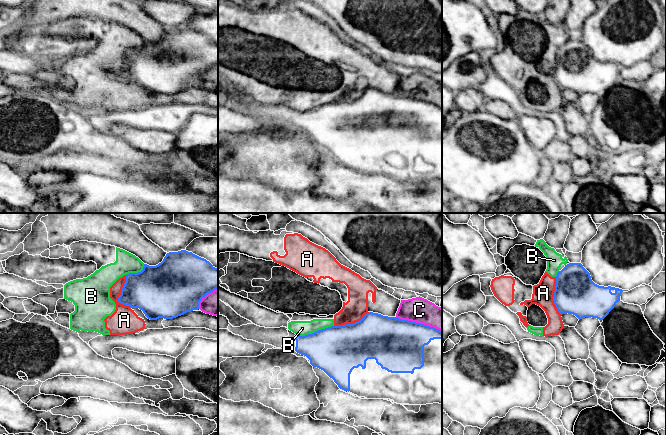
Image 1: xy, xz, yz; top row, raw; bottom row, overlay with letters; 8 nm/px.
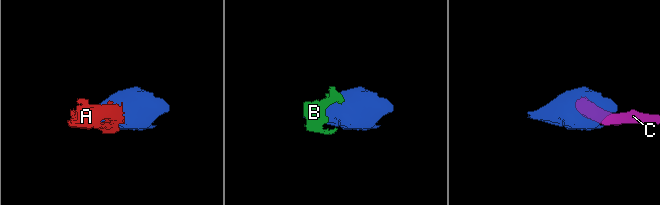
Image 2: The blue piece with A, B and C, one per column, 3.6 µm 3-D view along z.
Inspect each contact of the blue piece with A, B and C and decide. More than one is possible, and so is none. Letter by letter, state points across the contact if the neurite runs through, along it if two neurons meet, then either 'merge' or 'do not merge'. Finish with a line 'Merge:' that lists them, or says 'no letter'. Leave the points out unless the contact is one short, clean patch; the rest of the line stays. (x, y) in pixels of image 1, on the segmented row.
A: border along xy (126, 275), (126, 281), (118, 301), (130, 308); do not merge
B: do not merge
C: do not merge
Merge: no letter

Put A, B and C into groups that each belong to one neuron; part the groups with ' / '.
A B / C

